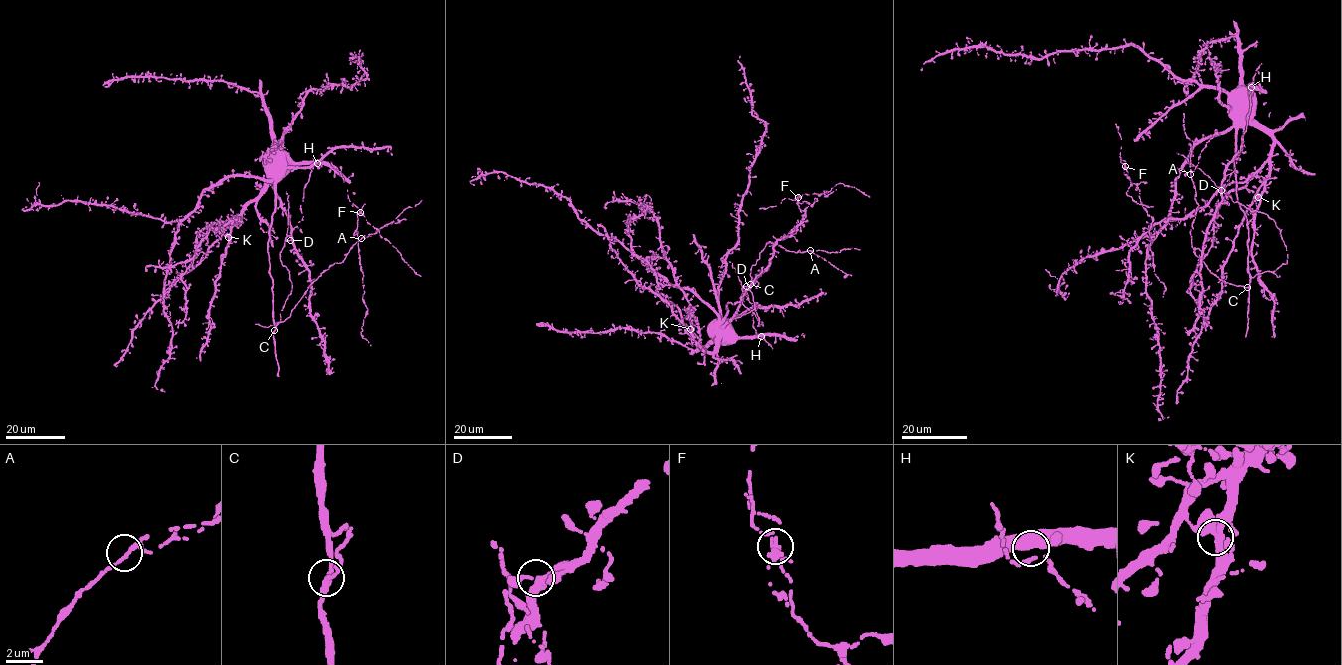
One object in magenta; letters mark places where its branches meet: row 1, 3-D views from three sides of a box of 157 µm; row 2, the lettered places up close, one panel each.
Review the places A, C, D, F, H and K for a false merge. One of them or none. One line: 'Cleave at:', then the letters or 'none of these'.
Cleave at: F

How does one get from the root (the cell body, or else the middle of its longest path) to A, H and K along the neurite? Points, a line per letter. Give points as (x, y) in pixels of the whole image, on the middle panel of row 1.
A: (725, 307), (728, 301), (739, 301), (749, 289), (751, 267), (767, 243), (775, 242), (789, 251), (810, 250)
H: (725, 307), (727, 313), (723, 320), (730, 324), (737, 336), (761, 336)
K: (725, 307), (727, 312), (720, 341), (712, 351), (697, 344), (690, 329)

